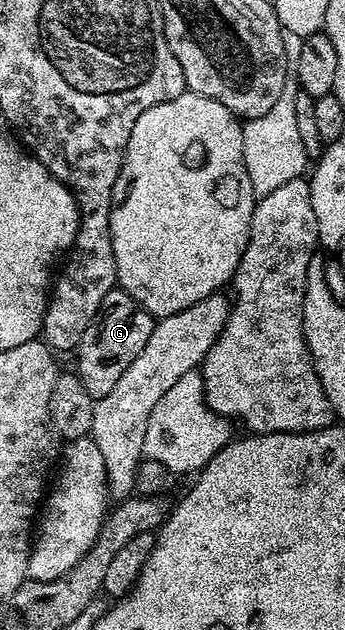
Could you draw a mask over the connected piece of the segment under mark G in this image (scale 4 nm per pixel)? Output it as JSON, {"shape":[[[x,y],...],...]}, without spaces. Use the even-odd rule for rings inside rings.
{"shape":[[[111,289],[106,299],[102,299],[98,315],[90,323],[90,327],[86,327],[86,335],[82,335],[80,347],[74,353],[75,368],[93,399],[105,397],[110,395],[110,391],[114,391],[114,383],[122,379],[126,367],[130,367],[130,363],[138,359],[142,347],[146,347],[146,339],[150,339],[153,324],[153,317],[125,289]]]}

